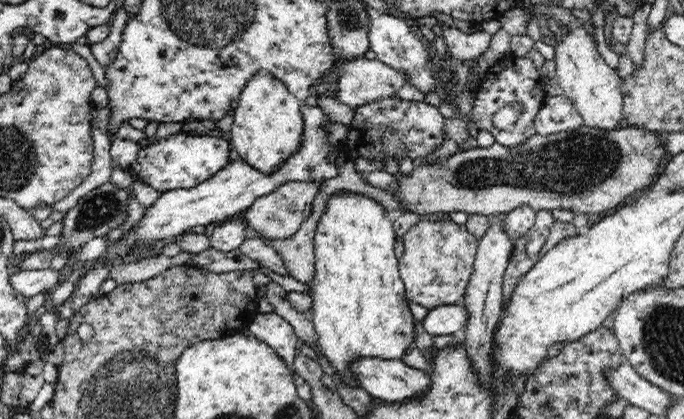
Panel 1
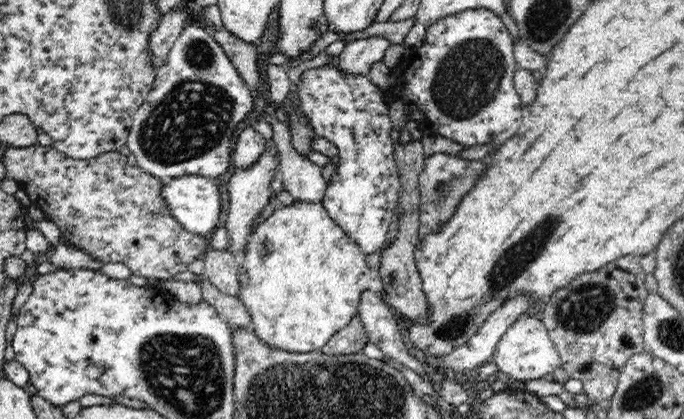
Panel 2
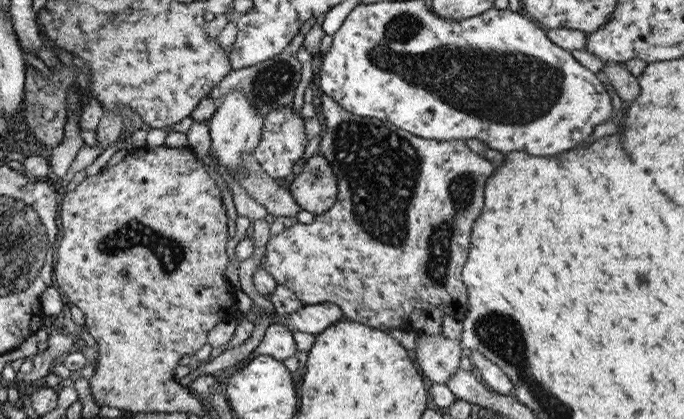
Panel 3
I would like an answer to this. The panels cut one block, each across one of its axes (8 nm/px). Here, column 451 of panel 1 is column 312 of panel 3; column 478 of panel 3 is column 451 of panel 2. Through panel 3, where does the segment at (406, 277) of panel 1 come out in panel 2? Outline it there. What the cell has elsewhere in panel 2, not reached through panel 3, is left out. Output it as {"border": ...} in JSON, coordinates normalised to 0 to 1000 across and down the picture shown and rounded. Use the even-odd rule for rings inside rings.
{"border":[[[636,365],[621,375],[620,396],[613,425],[614,477],[614,539],[613,568],[629,558],[646,532],[652,532],[662,513],[664,496],[670,492],[673,473],[693,444],[702,415],[711,406],[708,387],[699,382],[678,382],[662,368]]]}

